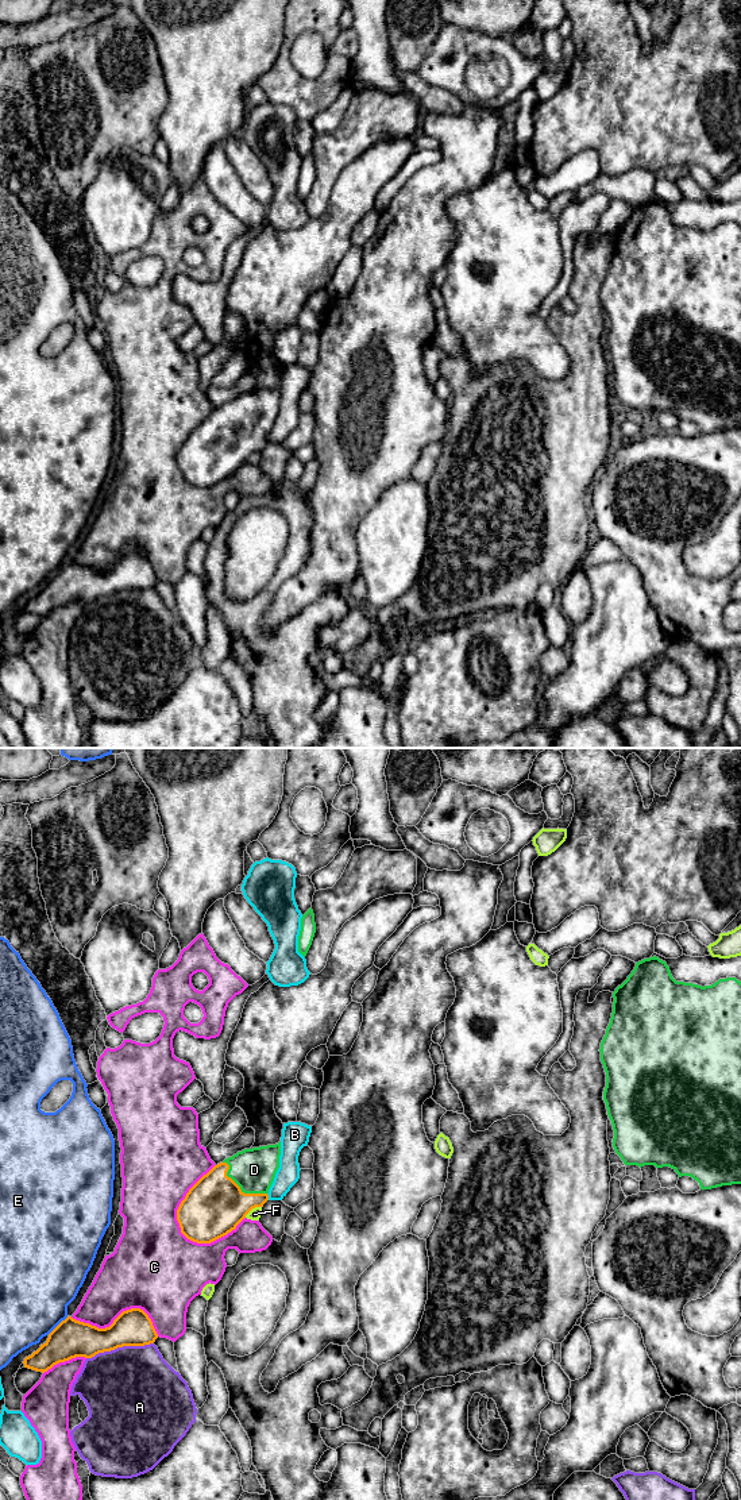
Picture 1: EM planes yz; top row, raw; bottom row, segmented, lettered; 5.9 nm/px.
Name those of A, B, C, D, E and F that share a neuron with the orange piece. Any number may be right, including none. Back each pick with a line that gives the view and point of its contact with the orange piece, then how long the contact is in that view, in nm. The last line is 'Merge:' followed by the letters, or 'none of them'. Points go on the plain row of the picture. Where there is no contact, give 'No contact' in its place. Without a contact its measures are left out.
D: Touches orange at yz (239, 431). Shared border 320 nm
Merge: D

